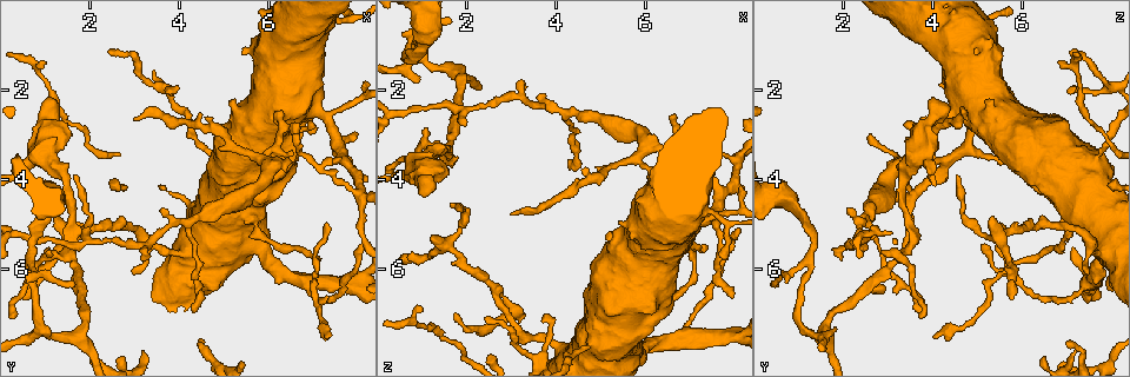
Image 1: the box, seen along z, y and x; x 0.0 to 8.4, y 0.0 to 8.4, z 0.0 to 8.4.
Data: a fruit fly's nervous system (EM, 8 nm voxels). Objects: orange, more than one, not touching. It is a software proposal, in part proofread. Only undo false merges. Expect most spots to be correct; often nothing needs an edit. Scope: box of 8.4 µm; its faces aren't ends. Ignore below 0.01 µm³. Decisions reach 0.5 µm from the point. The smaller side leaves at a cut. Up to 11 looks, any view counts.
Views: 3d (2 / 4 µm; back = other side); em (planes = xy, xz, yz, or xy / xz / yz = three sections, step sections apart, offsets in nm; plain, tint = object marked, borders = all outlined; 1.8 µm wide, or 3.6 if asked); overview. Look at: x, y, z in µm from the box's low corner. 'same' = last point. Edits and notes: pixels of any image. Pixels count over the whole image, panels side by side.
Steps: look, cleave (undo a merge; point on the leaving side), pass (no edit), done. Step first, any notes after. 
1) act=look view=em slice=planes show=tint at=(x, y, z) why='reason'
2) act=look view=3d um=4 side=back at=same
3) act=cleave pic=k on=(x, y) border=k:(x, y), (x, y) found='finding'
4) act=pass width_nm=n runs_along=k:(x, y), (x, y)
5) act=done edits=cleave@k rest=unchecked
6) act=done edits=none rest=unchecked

act=look view=em um=3.6 slice=planes show=tint at=(1.60, 5.20, 5.50) why='three-way junction'

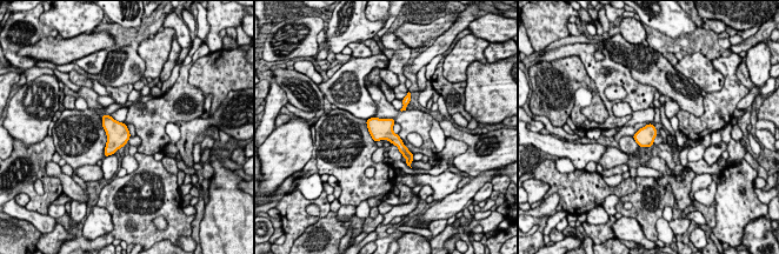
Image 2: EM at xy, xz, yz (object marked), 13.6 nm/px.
act=pass found='all the same neuron'

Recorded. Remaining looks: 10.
act=look view=em um=3.6 slice=planes show=tint at=(4.90, 3.55, 7.60) why='thick turns thin'

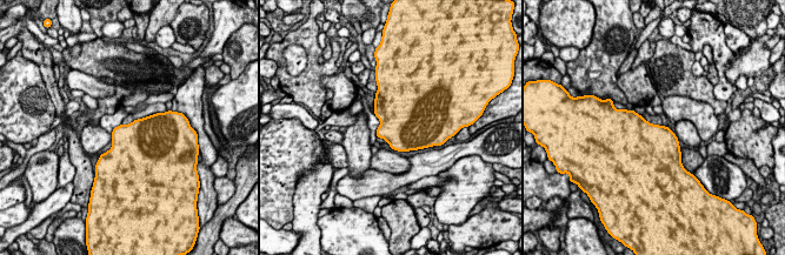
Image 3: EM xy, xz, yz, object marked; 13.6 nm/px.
act=pass width_nm=480 found='continuous, no second neuron'

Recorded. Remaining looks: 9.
act=look view=3d um=2 at=(0.70, 5.75, 1.25) why='arms part here'

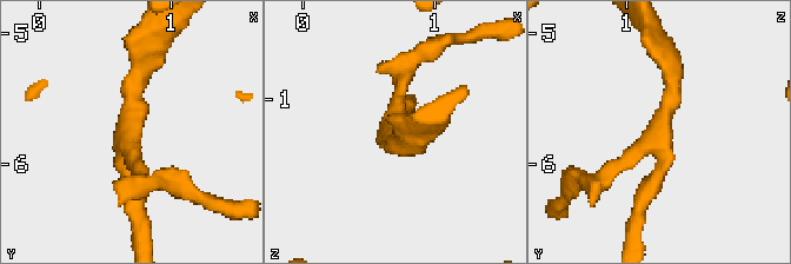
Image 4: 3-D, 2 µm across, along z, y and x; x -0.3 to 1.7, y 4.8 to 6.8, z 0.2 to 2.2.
act=look view=em slice=planes show=plain at=(0.70, 5.78, 1.28)

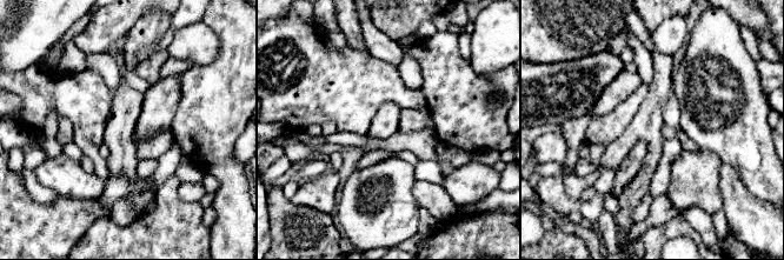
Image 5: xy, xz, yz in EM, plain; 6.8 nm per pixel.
act=look view=em slice=planes show=tint at=same

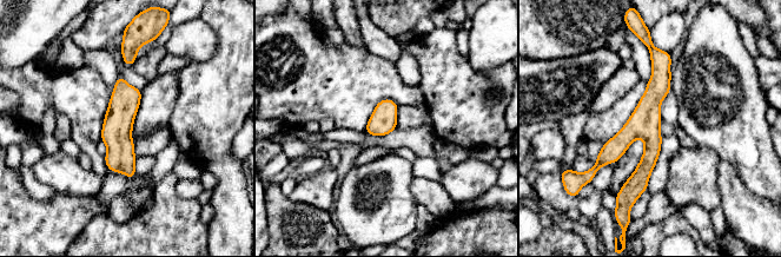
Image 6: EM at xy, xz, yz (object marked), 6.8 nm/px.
act=pass found='one neuron here'

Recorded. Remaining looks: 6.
act=look view=3d um=2 at=(1.05, 3.45, 3.65) why='a fork'

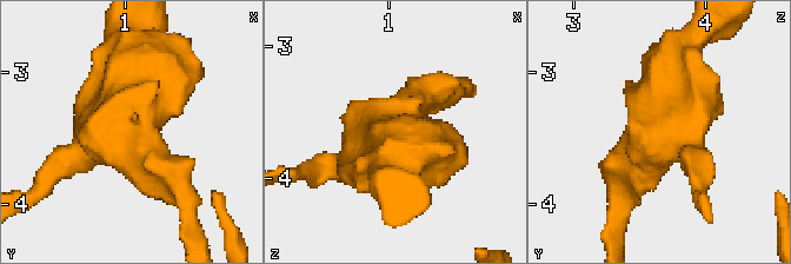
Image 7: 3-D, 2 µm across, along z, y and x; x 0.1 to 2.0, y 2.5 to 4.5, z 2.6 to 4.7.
act=look view=em slice=yz step=16 show=plain at=(1.02, 3.44, 3.64)

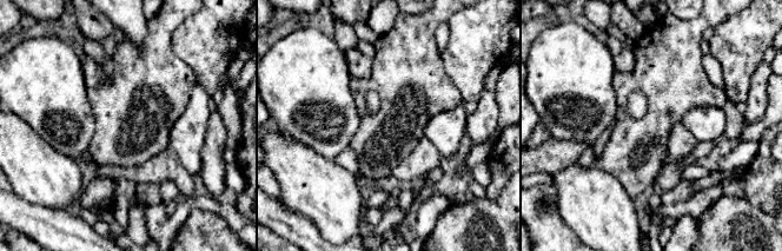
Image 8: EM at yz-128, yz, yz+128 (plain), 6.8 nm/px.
act=look view=em slice=yz step=16 show=borders at=same why='see the neighbours'

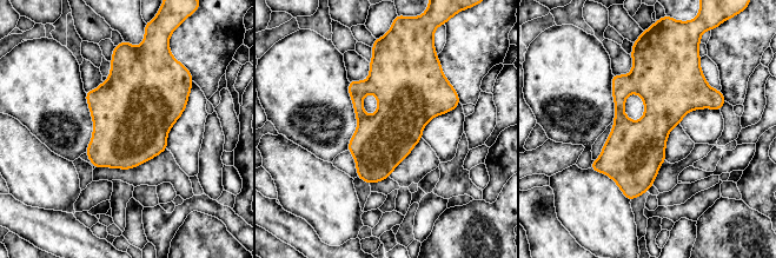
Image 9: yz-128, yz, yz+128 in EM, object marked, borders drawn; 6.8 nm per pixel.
act=pass found='one neuron here'

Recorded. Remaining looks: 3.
act=done edits=none rest=unchecked

